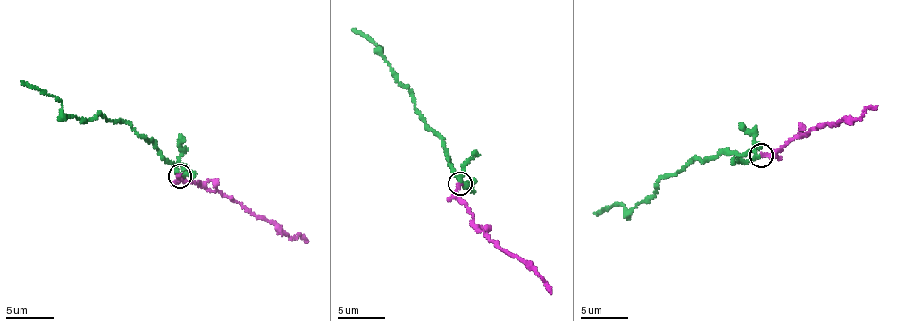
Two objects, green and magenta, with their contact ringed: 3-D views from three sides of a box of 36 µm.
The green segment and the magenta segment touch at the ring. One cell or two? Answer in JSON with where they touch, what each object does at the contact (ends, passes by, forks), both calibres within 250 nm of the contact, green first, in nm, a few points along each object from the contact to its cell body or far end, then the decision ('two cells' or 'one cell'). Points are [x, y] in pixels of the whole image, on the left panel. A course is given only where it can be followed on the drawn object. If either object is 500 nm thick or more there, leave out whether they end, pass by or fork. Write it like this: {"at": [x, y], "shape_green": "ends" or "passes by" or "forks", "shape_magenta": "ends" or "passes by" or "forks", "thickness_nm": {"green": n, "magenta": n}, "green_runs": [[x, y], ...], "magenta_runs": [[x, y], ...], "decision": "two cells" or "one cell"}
{"at": [180, 175], "shape_green": "passes by", "shape_magenta": "ends", "thickness_nm": {"green": 200, "magenta": 190}, "green_runs": [[180, 176], [151, 139], [129, 124], [106, 118], [104, 114], [86, 121], [63, 114], [58, 100], [21, 80]], "magenta_runs": [[180, 176], [180, 181], [198, 181], [201, 186], [242, 203], [289, 236], [300, 234], [308, 241]], "decision": "one cell"}

